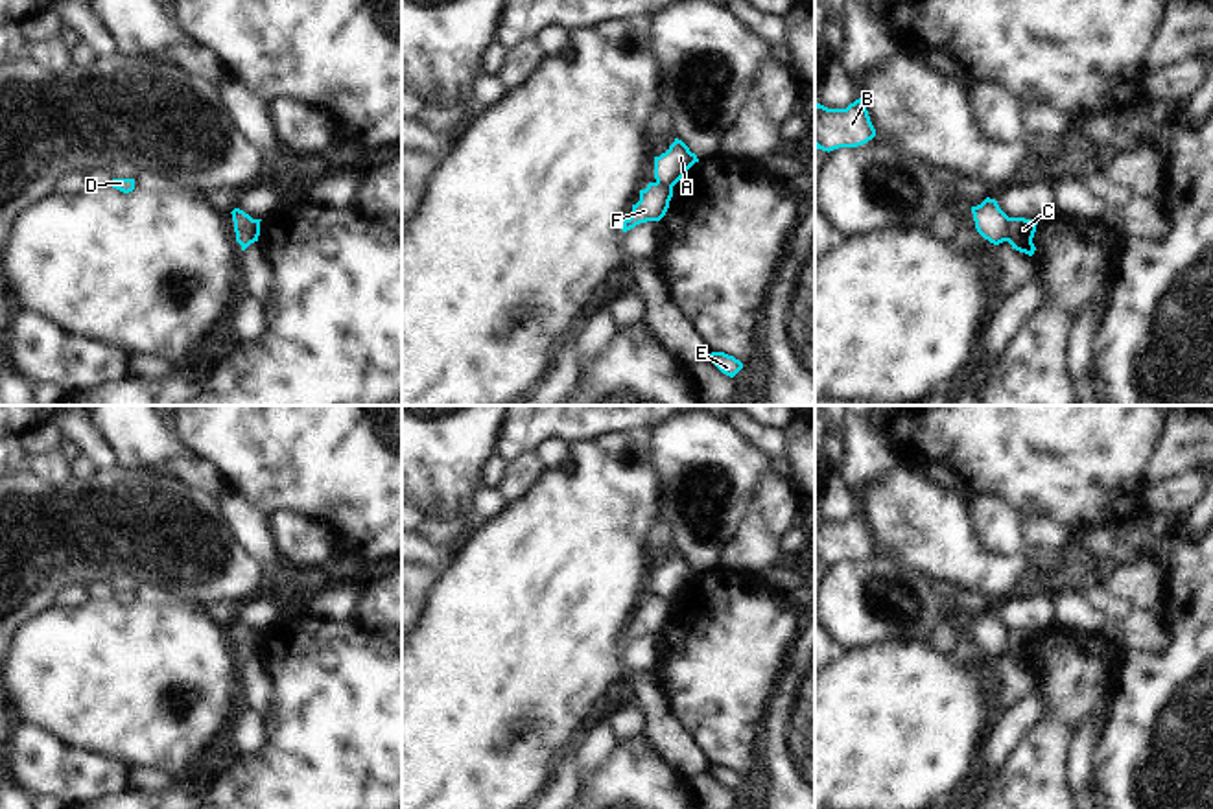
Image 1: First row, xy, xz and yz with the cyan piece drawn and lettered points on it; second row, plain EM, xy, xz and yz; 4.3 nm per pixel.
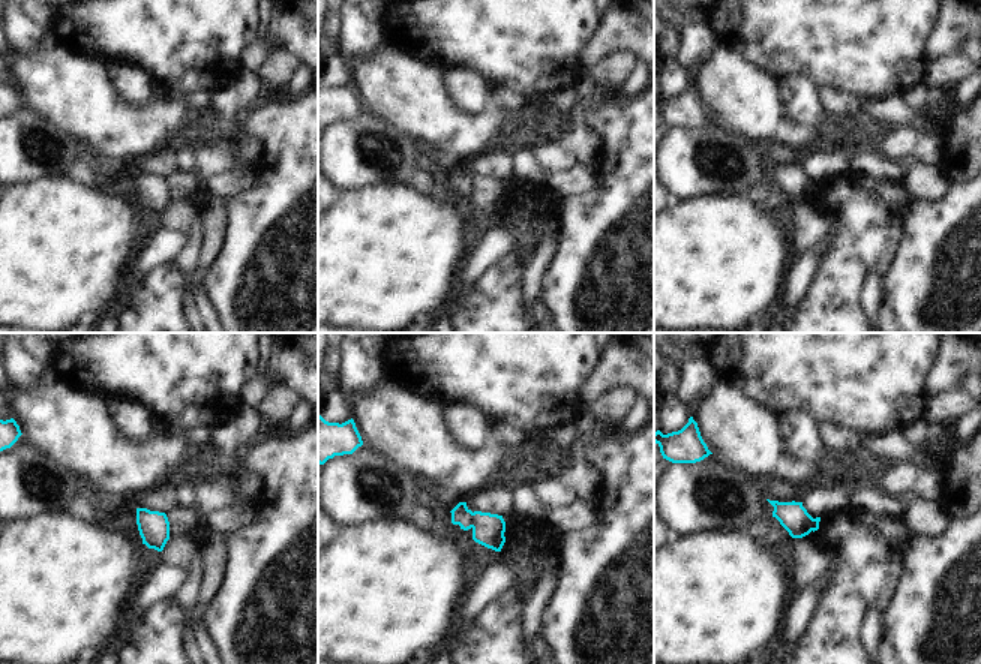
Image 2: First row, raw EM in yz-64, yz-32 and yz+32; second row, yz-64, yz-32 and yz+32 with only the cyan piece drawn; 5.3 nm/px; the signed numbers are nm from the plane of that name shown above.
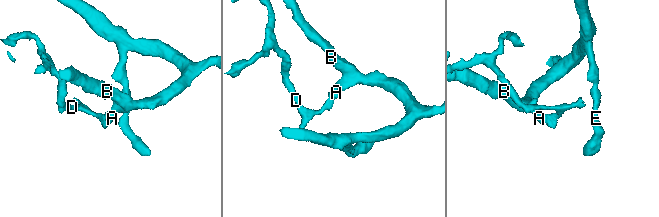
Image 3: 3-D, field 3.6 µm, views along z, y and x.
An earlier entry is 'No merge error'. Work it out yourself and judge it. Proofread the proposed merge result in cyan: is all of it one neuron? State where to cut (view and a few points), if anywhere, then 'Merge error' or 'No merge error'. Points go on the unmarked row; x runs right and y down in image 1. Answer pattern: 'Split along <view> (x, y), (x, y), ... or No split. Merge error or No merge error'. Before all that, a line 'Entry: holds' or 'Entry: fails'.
Entry: fails
Split along yz (1009, 631), (1005, 653). Merge error

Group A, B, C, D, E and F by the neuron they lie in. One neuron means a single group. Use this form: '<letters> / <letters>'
A B E / C D F

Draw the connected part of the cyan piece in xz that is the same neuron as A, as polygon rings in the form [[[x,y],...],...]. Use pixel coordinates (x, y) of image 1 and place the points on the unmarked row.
[[[675,551],[665,566],[654,569],[654,592],[673,601],[695,575],[699,575],[697,568],[682,553]]]

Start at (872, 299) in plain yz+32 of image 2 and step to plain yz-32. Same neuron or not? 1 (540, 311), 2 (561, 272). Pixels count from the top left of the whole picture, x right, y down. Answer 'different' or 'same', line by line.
1: different
2: different

